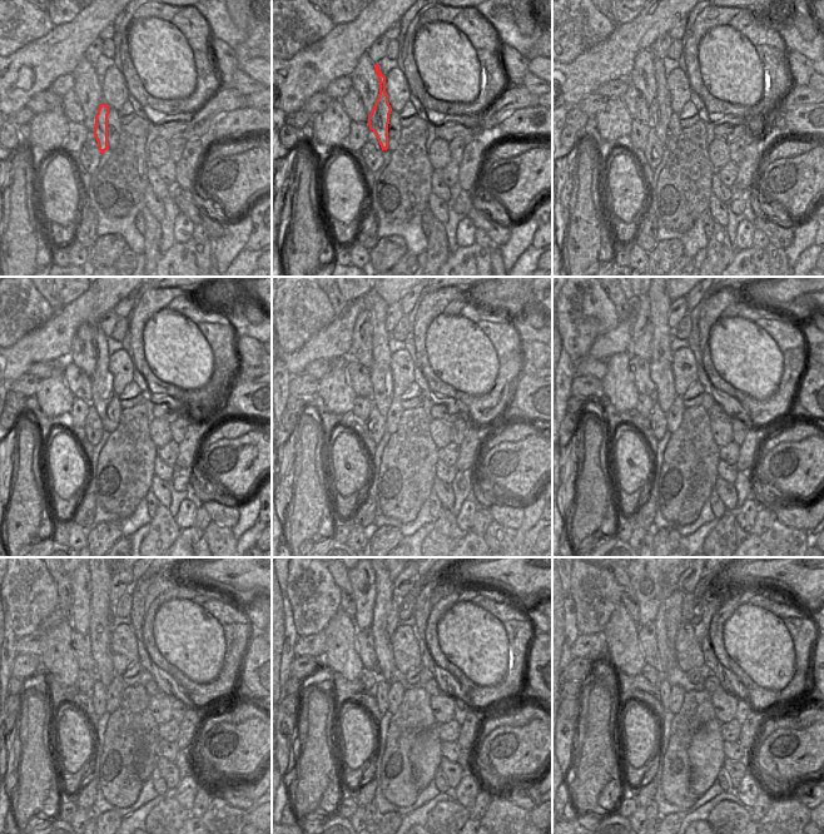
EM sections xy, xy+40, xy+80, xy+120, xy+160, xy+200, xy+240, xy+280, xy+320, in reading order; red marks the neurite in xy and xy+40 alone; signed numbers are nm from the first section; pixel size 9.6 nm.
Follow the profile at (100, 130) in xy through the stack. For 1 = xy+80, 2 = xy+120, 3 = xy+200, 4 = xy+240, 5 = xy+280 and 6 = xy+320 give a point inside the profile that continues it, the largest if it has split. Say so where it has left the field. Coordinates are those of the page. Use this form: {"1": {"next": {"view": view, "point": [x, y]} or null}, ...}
{"1": {"next": {"view": "xy+80", "point": [660, 109]}}, "2": {"next": {"view": "xy+120", "point": [102, 381]}}, "3": {"next": {"view": "xy+200", "point": [660, 363]}}, "4": {"next": {"view": "xy+240", "point": [100, 626]}}, "5": {"next": {"view": "xy+280", "point": [383, 644]}}, "6": {"next": {"view": "xy+320", "point": [668, 655]}}}

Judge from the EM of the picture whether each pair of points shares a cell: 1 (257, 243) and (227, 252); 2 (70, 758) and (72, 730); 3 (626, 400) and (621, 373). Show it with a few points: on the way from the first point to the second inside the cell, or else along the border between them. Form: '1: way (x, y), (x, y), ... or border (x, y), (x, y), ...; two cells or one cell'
1: border (249, 218), (252, 231), (246, 247), (258, 251); two cells
2: way (70, 751), (69, 739), (72, 736); one cell
3: way (621, 393), (621, 380); one cell

